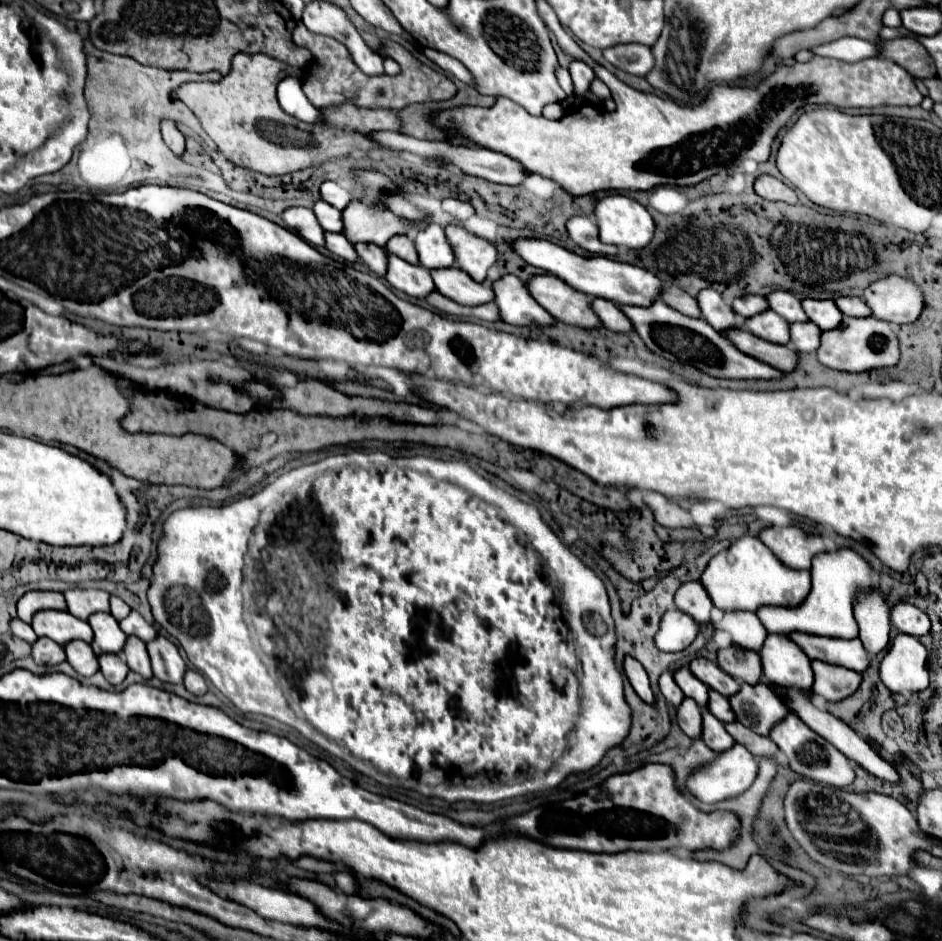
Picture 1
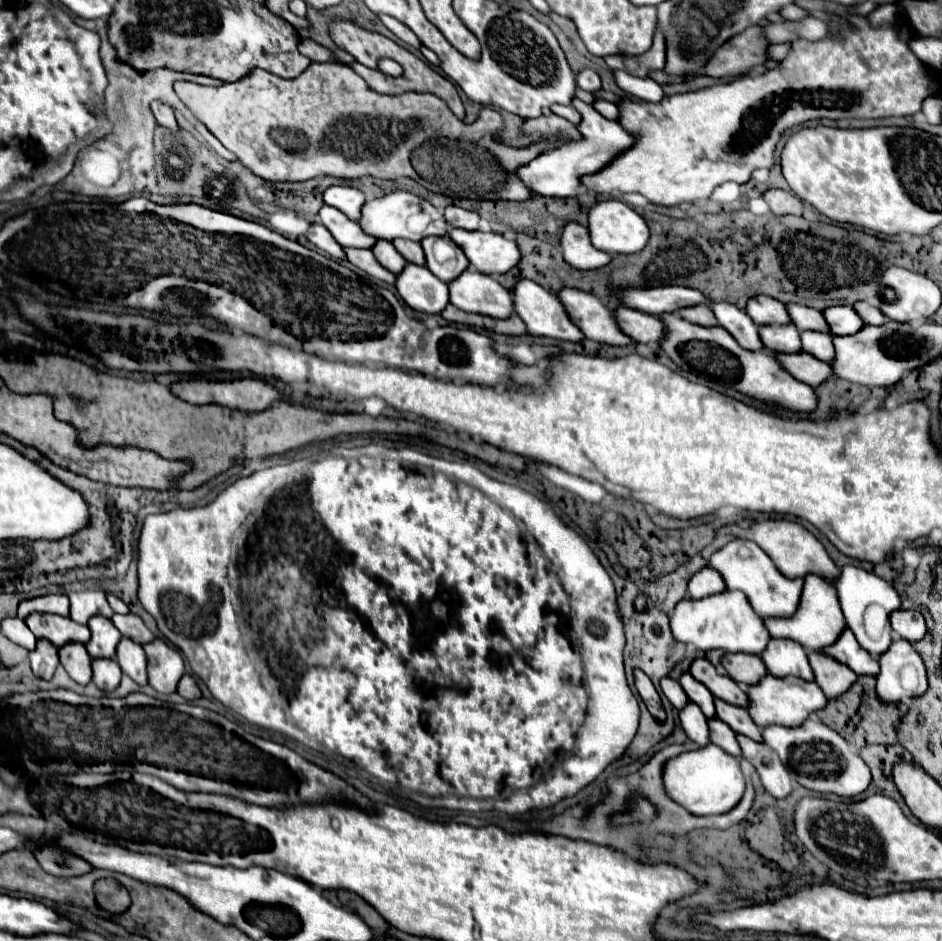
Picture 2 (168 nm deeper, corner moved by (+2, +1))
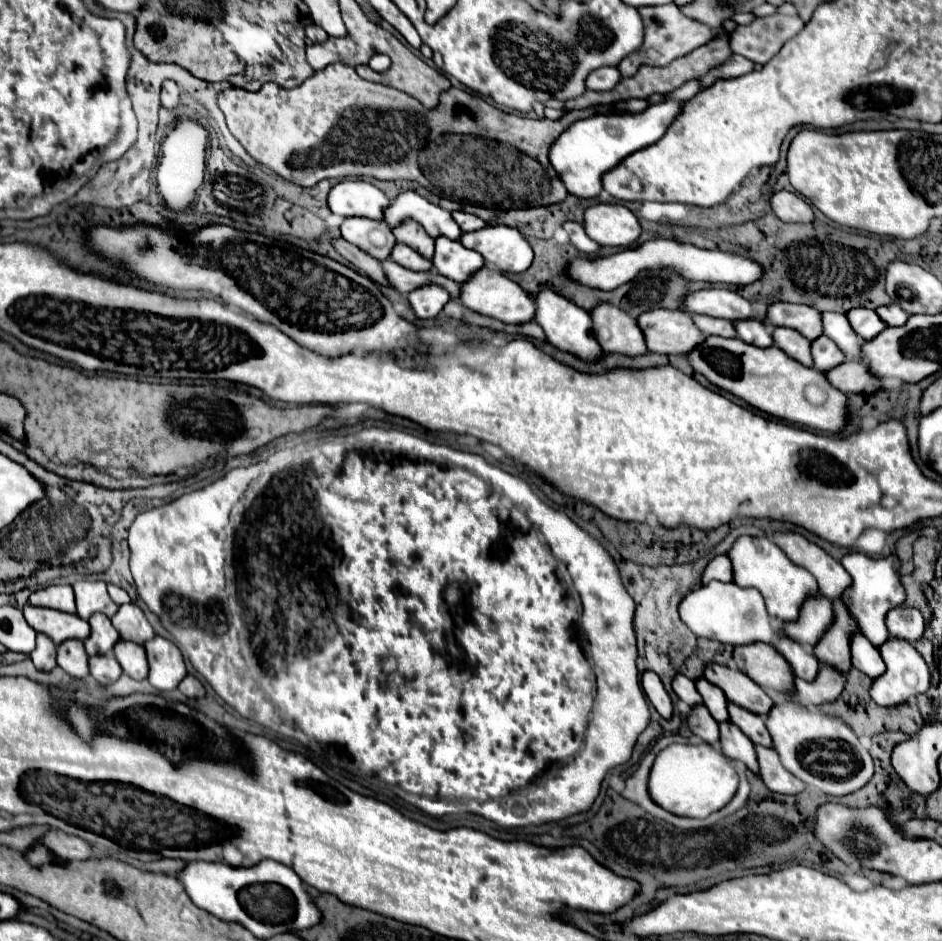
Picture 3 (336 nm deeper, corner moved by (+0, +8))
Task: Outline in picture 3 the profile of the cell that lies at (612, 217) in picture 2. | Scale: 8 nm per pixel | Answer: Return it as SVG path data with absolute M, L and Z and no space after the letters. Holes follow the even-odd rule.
M591 205L585 211L583 227L587 235L603 247L627 249L641 235L641 225L637 217L623 205Z

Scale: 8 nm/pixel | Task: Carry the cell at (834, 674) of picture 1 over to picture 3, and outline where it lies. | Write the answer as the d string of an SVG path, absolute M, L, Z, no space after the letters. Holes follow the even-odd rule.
M841 599L833 601L833 623L829 625L827 633L819 639L819 643L813 647L817 659L821 663L829 663L835 669L847 673L851 669L851 637L859 633L859 625L855 619L851 619L851 613L847 611L847 605Z

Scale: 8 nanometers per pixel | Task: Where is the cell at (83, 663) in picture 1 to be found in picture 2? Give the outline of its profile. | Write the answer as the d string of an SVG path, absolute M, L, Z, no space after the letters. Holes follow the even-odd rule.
M67 642L59 650L61 664L65 666L67 674L77 682L77 684L89 684L93 678L91 672L91 656L85 650L85 644L81 642Z

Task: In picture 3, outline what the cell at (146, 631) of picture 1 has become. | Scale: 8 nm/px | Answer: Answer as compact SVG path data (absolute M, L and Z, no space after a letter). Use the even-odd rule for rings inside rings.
M135 603L121 605L117 615L111 621L113 621L113 627L119 631L121 639L125 639L125 641L135 641L135 643L143 645L145 641L155 637L153 627L149 625L145 613Z

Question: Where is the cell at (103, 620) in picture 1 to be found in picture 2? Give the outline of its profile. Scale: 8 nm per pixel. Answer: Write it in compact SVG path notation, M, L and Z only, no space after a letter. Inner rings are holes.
M93 616L89 618L89 630L91 640L87 646L87 652L91 658L113 658L117 650L117 642L121 640L121 632L113 626L113 622L105 616Z

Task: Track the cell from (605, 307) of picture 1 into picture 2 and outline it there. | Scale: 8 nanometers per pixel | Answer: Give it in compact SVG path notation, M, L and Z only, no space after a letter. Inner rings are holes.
M617 306L617 310L613 310L617 326L621 328L623 334L627 334L629 338L633 338L635 342L659 342L663 338L663 324L659 322L657 316L651 314L643 314L639 310L627 308L627 306Z

